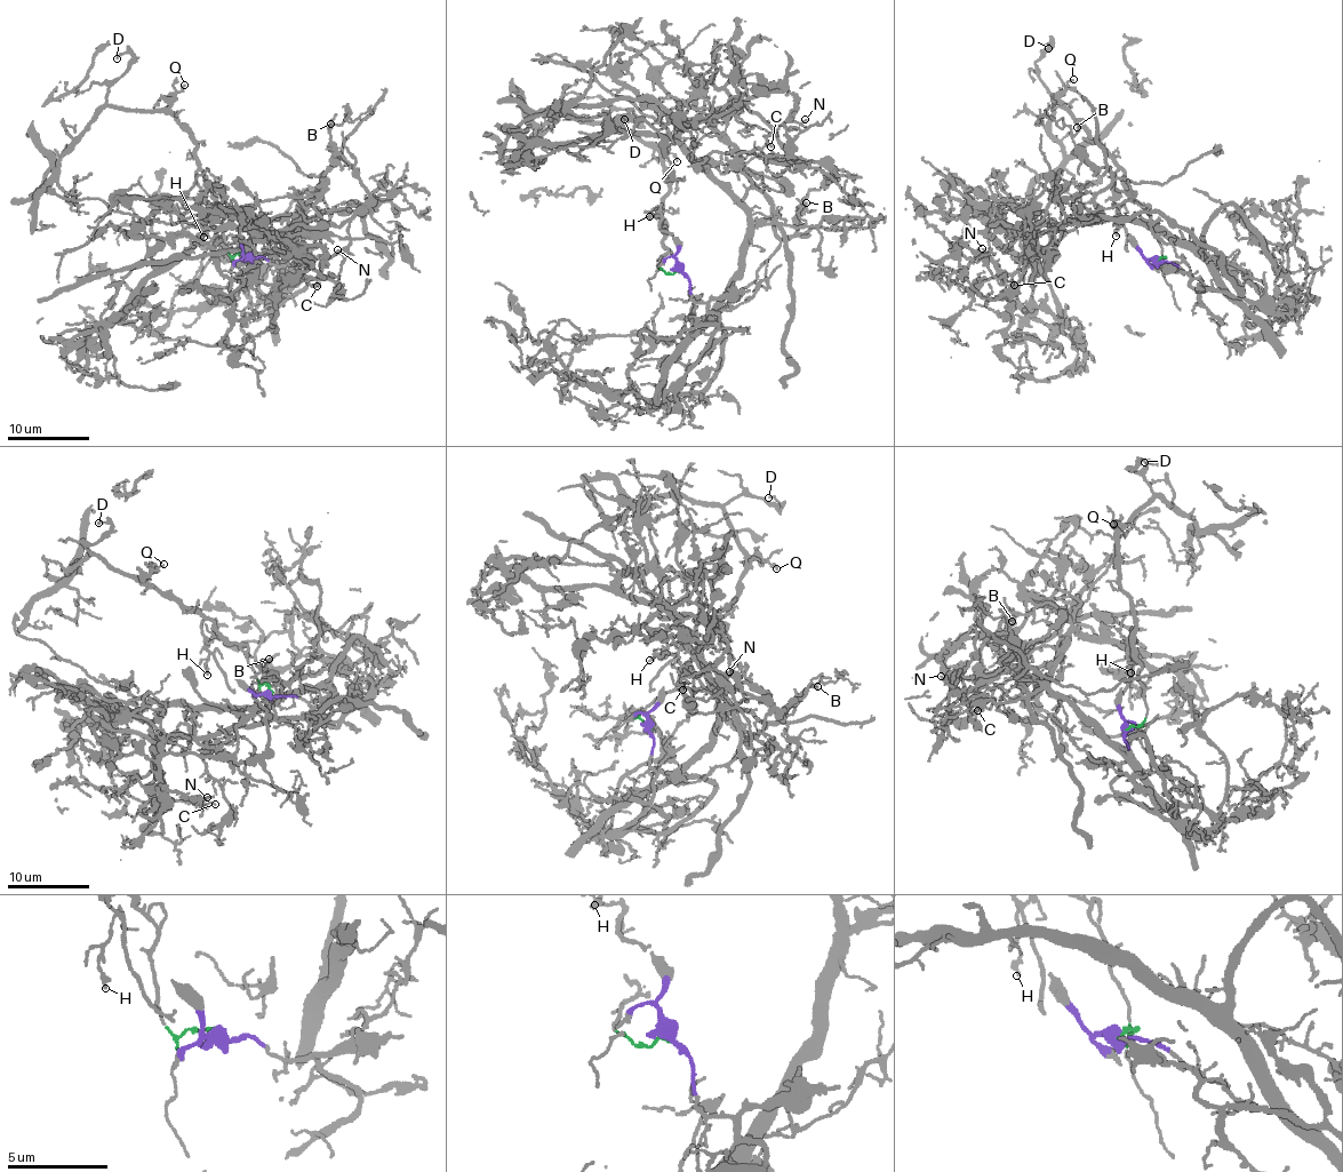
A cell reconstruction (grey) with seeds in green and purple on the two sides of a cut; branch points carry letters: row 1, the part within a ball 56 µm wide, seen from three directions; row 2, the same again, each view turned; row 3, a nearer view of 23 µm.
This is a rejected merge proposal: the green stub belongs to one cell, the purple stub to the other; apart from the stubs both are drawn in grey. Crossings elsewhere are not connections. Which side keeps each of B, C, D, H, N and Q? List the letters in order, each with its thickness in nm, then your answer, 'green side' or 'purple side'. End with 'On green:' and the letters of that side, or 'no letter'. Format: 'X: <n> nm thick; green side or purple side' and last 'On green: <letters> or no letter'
B: 160 nm thick; purple side
C: 90 nm thick; purple side
D: 150 nm thick; green side
H: 240 nm thick; green side
N: 110 nm thick; purple side
Q: 120 nm thick; green side
On green: D, H, Q

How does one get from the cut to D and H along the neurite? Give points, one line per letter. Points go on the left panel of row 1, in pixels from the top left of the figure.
D: (250, 255), (226, 249), (224, 210), (214, 204), (190, 130), (167, 111), (108, 104), (132, 57), (117, 58)
H: (250, 255), (230, 255), (226, 249), (224, 210), (214, 204), (199, 169), (198, 186), (207, 207), (202, 237)

